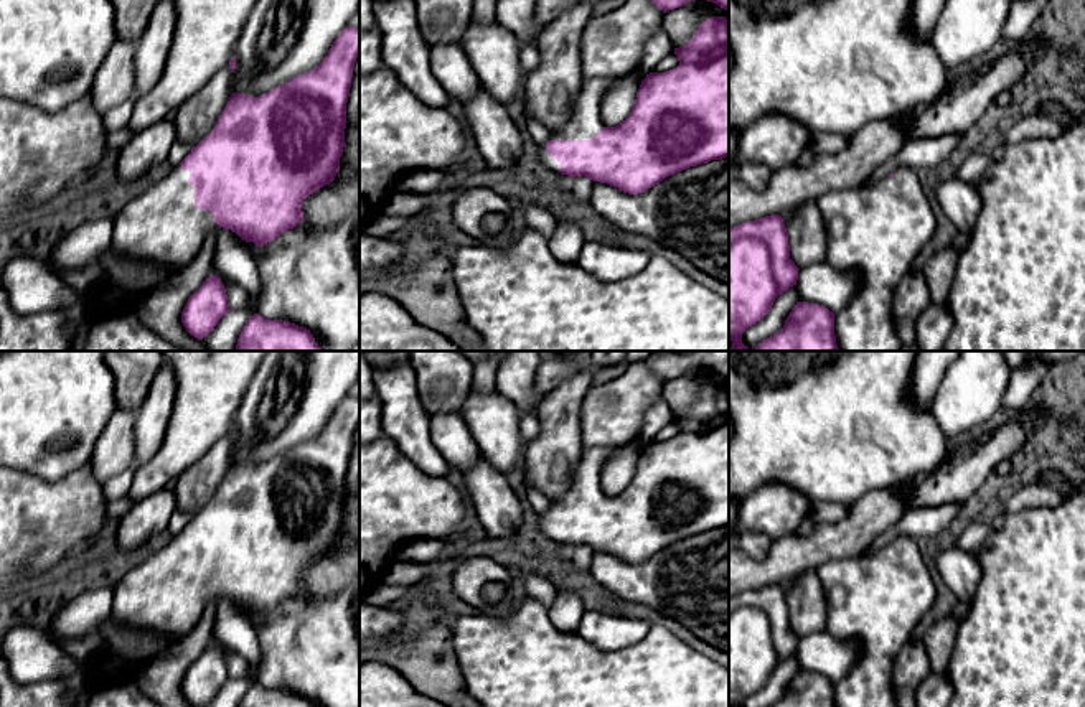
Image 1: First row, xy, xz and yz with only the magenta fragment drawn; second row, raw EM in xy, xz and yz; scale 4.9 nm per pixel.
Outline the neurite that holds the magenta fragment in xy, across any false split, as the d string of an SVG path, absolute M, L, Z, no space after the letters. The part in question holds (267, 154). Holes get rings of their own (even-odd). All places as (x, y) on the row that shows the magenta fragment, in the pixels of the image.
M346 26L325 59L312 71L261 97L232 92L214 129L173 170L114 216L112 250L120 259L153 262L176 272L200 252L208 234L224 227L257 247L303 221L303 199L330 185L340 171L345 148L346 102L359 56L359 28Z

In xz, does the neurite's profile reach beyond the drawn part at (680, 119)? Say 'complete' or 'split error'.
split error

